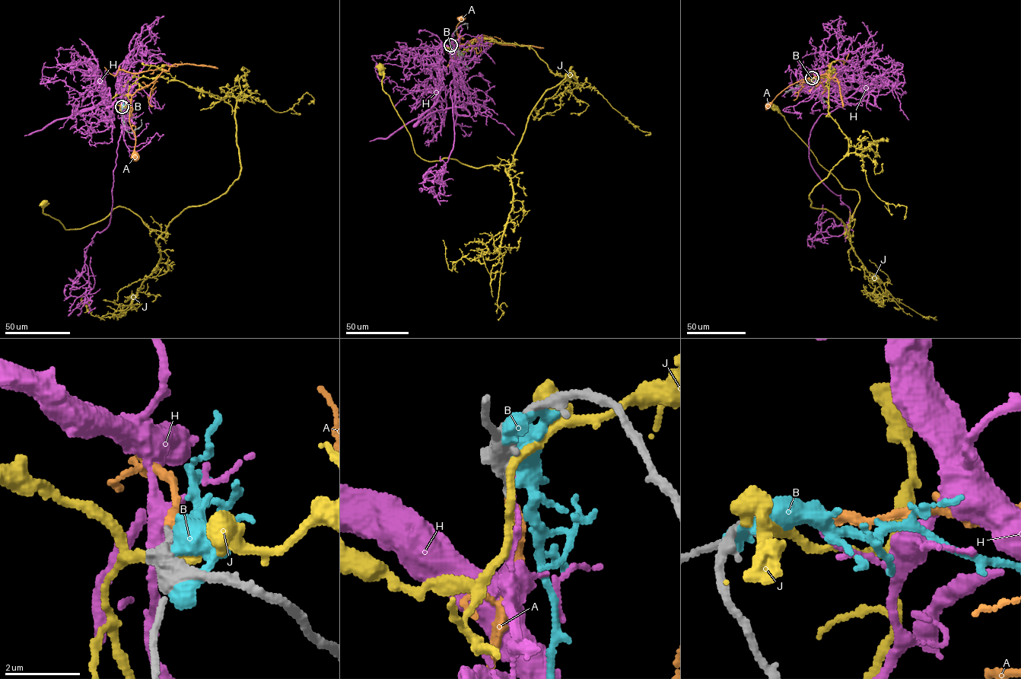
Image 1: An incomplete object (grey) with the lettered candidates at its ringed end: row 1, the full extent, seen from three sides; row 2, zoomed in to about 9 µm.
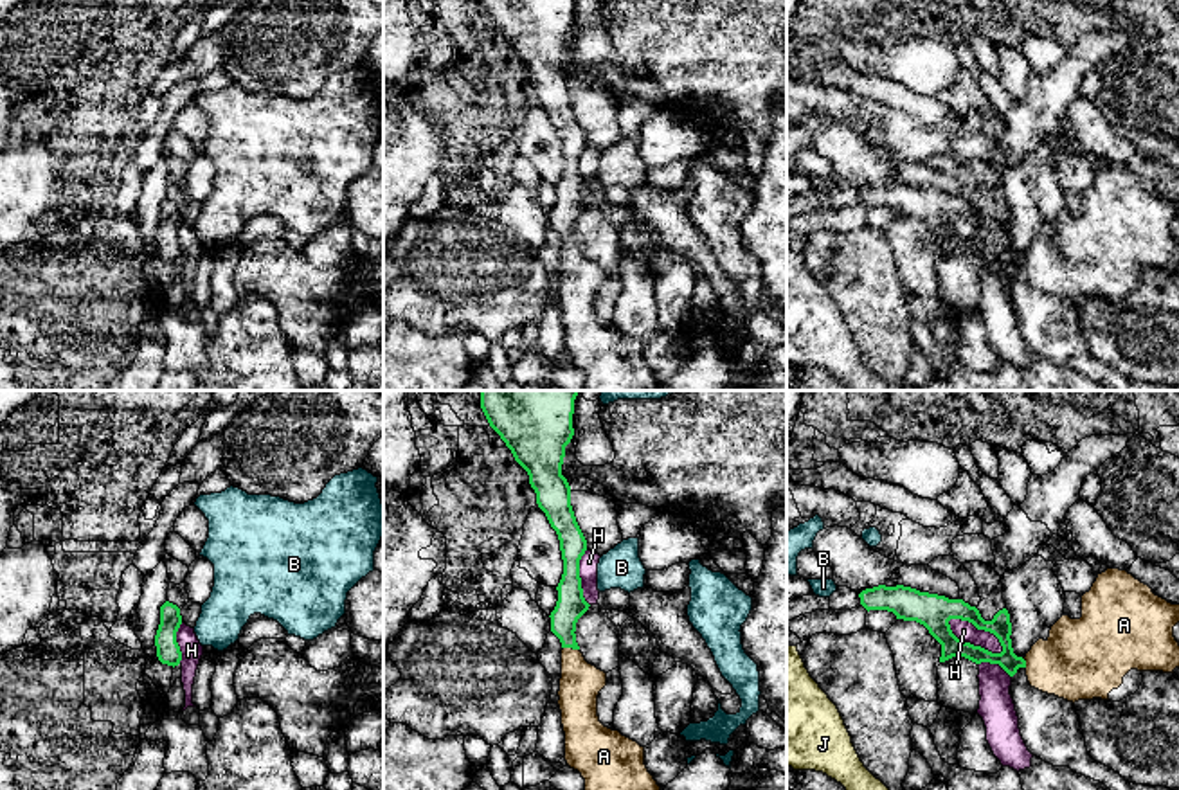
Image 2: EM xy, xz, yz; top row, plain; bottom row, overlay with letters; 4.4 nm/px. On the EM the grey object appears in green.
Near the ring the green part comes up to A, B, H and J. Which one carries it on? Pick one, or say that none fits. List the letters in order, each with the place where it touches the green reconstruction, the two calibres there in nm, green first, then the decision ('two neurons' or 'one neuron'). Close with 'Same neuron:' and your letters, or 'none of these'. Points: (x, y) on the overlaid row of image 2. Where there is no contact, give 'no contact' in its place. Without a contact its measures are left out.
A: xz (571, 646) | 140/190 nm | one neuron
B: no contact | two neurons
H: yz (978, 628) | 150/90 nm | two neurons
J: no contact | two neurons
Same neuron: A

